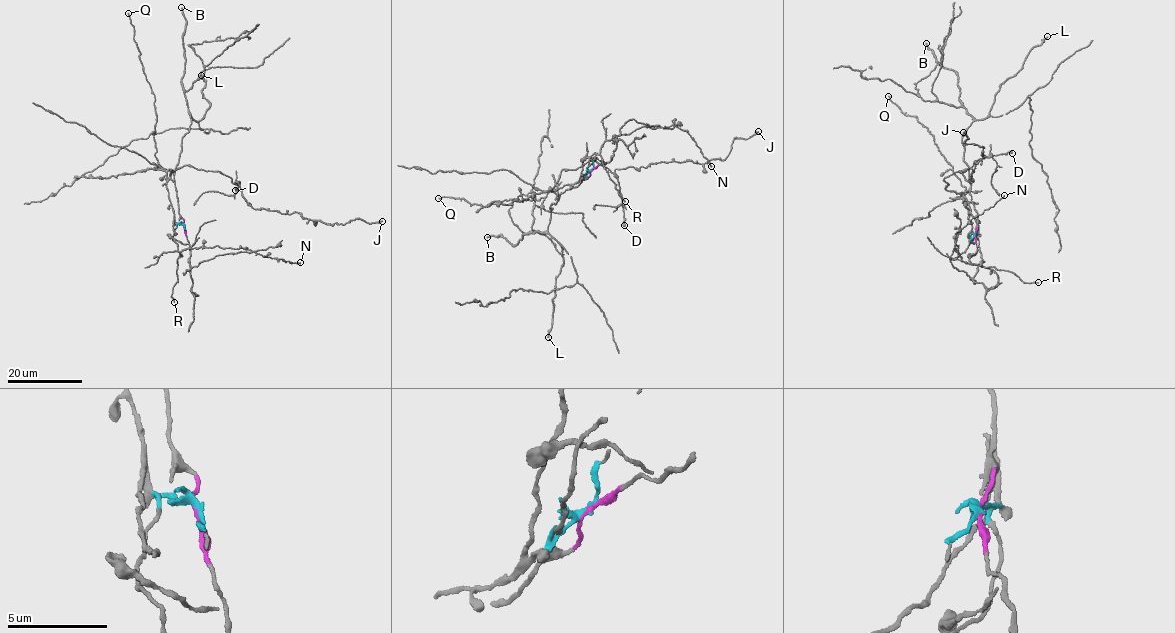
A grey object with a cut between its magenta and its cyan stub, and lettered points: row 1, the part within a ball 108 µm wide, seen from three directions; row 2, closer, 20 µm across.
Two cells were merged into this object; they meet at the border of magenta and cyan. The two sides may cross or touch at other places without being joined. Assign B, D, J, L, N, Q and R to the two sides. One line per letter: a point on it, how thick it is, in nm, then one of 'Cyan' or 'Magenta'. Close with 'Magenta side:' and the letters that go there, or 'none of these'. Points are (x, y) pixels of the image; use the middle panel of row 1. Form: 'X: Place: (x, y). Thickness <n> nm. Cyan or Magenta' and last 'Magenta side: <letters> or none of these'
B: Place: (487, 237). Thickness 200 nm. Magenta
D: Place: (624, 225). Thickness 400 nm. Cyan
J: Place: (758, 131). Thickness 180 nm. Cyan
L: Place: (548, 337). Thickness 200 nm. Magenta
N: Place: (711, 166). Thickness 150 nm. Cyan
Q: Place: (438, 198). Thickness 150 nm. Cyan
R: Place: (625, 201). Thickness 130 nm. Cyan
Magenta side: B, L

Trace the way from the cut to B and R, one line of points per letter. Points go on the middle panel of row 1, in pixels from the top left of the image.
B: (591, 169), (588, 177), (567, 189), (549, 208), (544, 232), (524, 233), (515, 245), (501, 235), (486, 237)
R: (591, 169), (585, 174), (590, 157), (595, 152), (601, 156), (609, 179), (625, 201)

